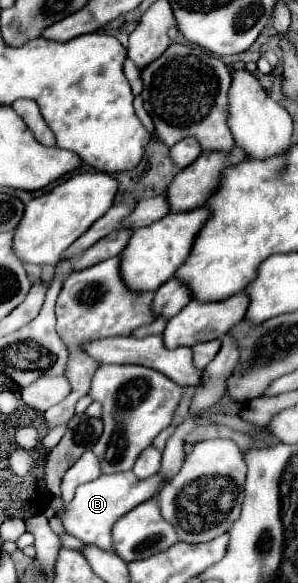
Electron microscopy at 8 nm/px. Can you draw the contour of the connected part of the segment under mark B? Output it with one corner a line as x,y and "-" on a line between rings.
117,472
109,476
99,476
93,482
85,482
77,488
75,498
71,502
63,502
59,496
51,500
51,508
61,518
63,528
67,534
79,538
85,544
95,544
103,550
111,550
111,526
117,518
121,518
125,512
135,508
137,504
149,500
157,488
161,488
165,480
155,474
147,480
137,480
133,472

